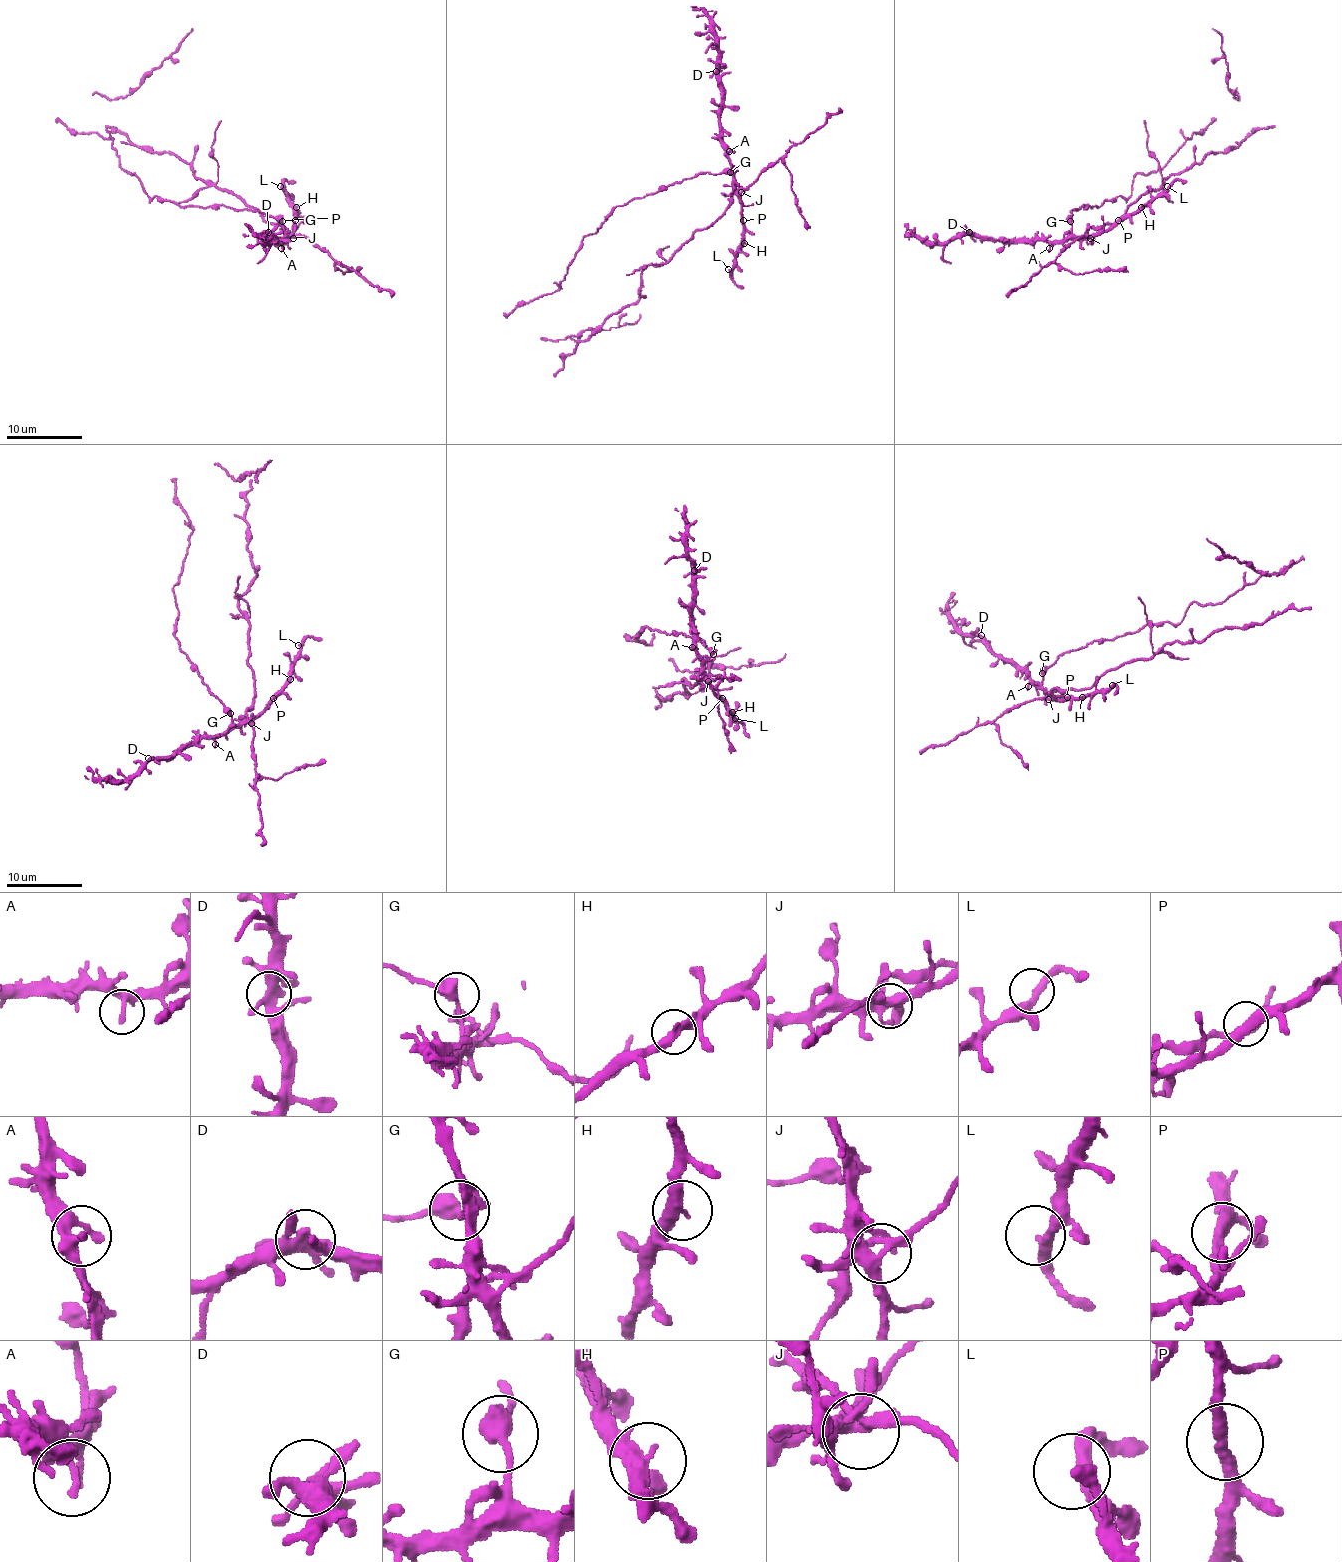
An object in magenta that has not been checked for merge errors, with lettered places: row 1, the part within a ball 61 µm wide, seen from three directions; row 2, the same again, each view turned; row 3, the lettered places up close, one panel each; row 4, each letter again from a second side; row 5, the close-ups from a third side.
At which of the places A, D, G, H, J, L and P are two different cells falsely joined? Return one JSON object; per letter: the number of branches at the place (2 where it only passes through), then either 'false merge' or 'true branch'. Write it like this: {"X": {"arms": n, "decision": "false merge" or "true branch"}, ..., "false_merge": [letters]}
{"A": {"arms": 2, "decision": "true branch"}, "D": {"arms": 5, "decision": "true branch"}, "G": {"arms": 2, "decision": "false merge"}, "H": {"arms": 2, "decision": "true branch"}, "J": {"arms": 6, "decision": "false merge"}, "L": {"arms": 2, "decision": "true branch"}, "P": {"arms": 2, "decision": "true branch"}, "false_merge": ["G", "J"]}

